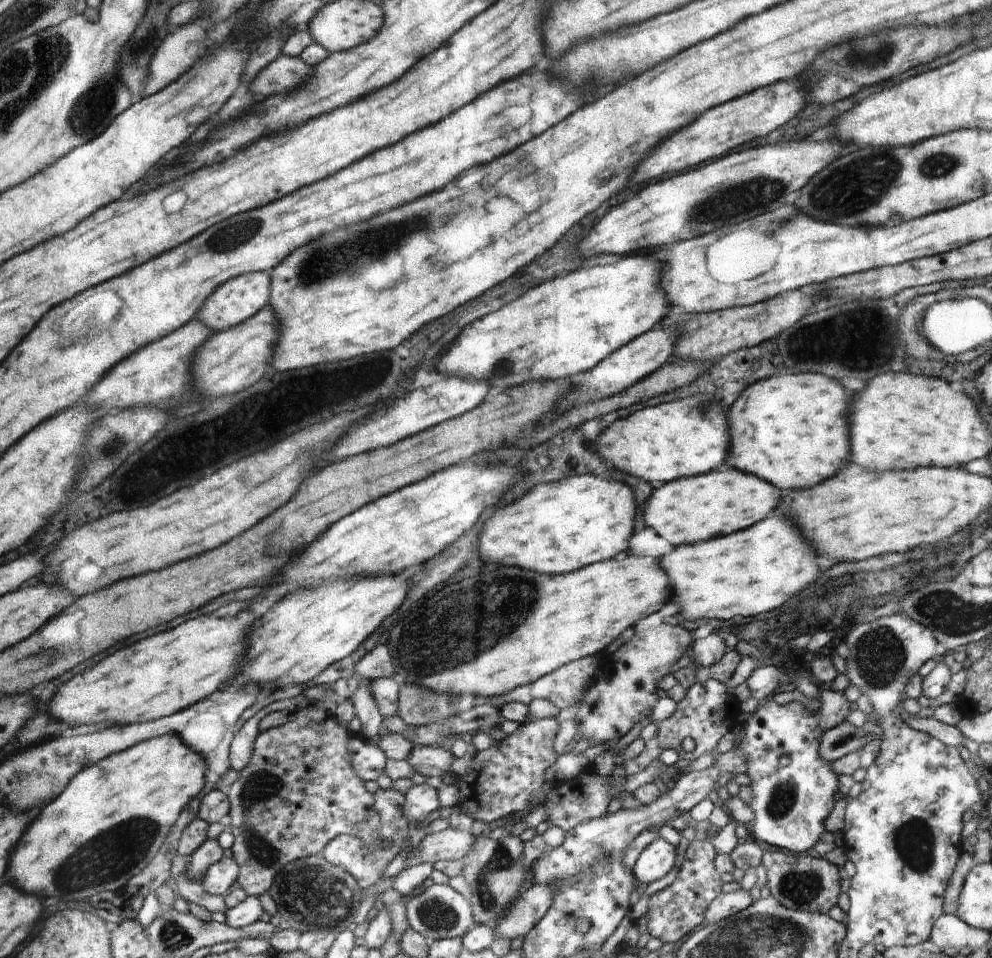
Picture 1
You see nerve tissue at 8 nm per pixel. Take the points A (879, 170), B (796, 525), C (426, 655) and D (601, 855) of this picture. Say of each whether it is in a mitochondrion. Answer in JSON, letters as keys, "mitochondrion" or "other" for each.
{"A":"mitochondrion","B":"other","C":"mitochondrion","D":"mitochondrion"}

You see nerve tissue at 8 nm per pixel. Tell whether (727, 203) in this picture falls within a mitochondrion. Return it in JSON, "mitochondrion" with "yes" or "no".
{"mitochondrion":"yes"}

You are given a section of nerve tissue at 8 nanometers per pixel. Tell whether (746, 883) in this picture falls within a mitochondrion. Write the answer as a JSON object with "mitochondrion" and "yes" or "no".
{"mitochondrion":"no"}

